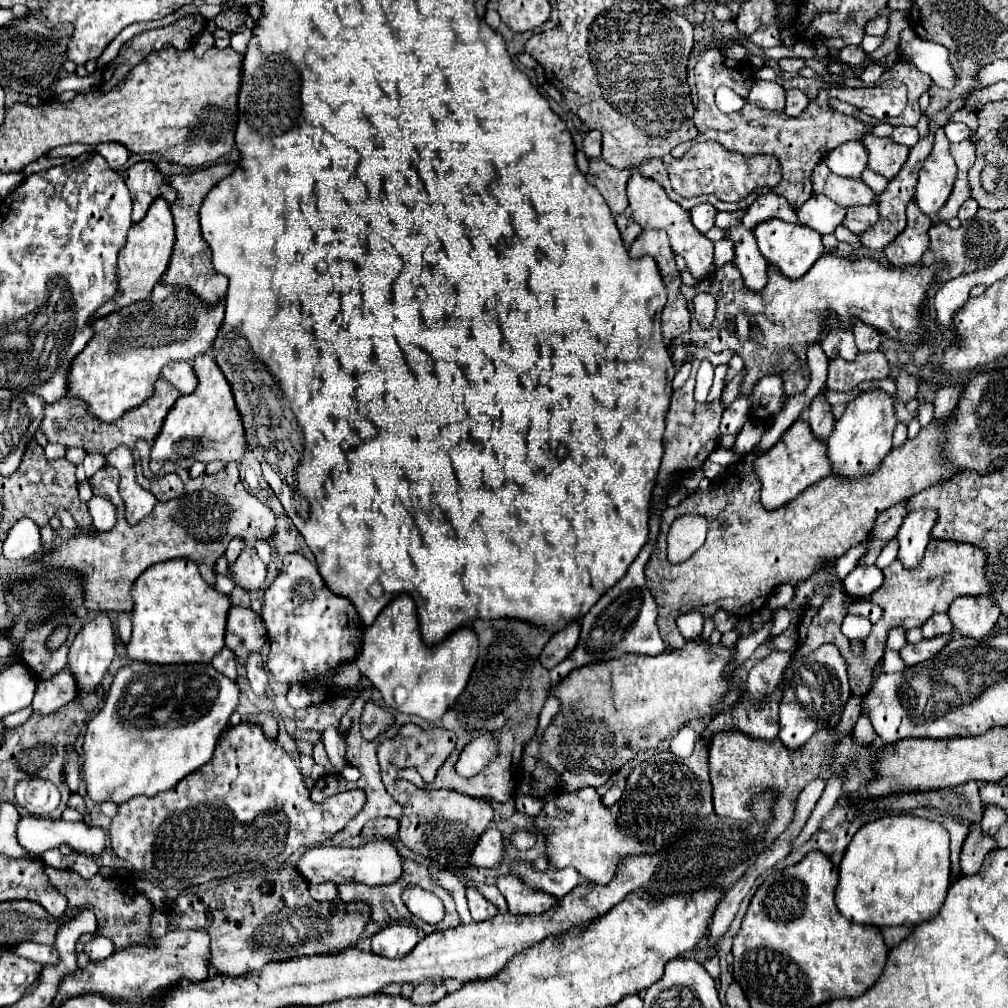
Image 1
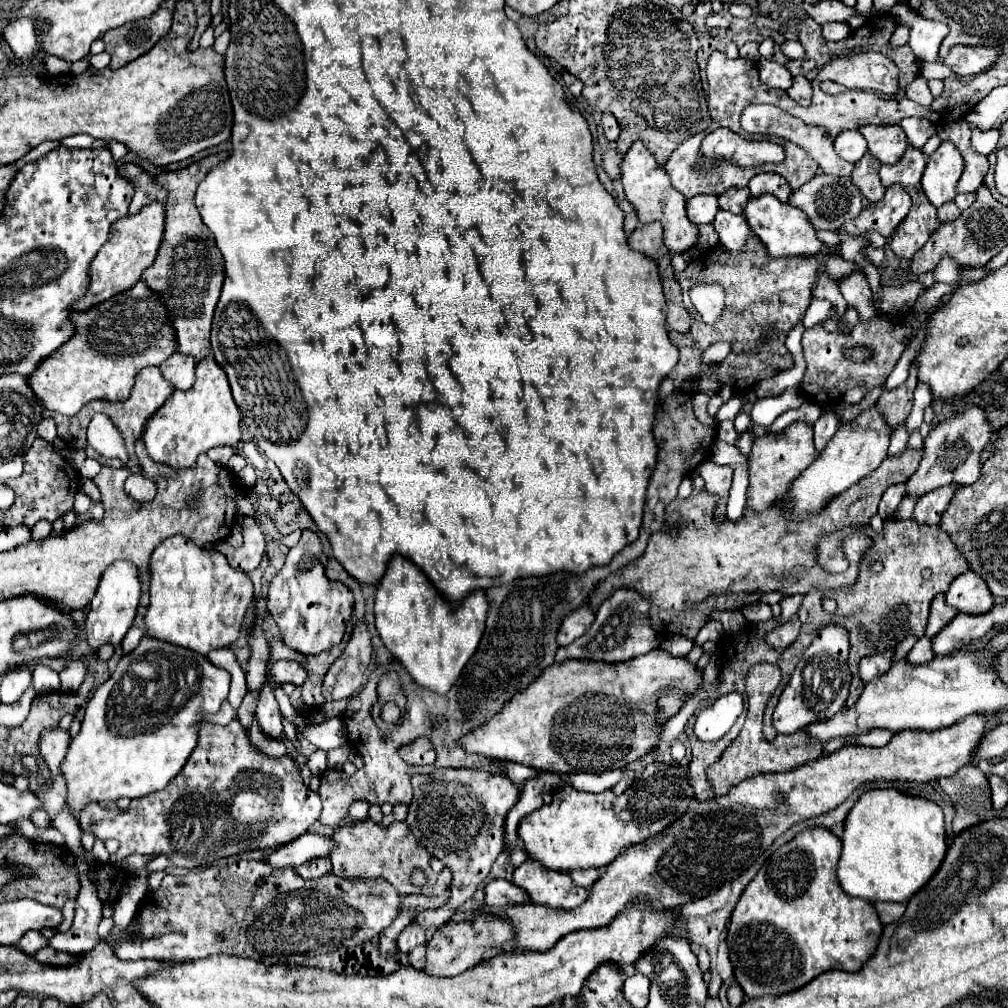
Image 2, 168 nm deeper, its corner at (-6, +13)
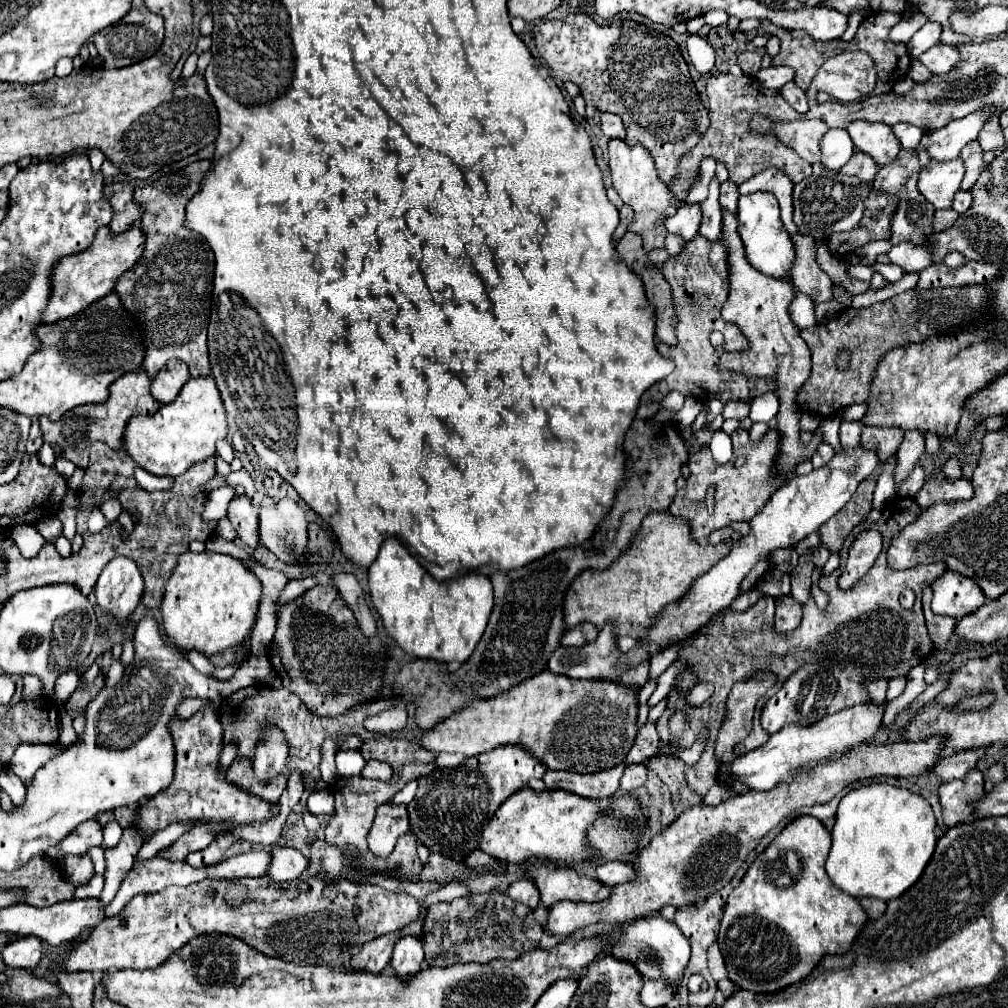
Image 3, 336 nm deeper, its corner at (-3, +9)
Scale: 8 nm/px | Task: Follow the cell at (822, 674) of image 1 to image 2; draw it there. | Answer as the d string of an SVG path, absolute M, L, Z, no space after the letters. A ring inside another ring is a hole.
M838 625L822 627L812 641L812 645L806 649L802 659L798 661L788 685L784 687L776 709L772 713L772 725L778 733L796 733L810 723L824 721L834 717L848 699L848 687L850 687L850 671L848 671L848 631Z

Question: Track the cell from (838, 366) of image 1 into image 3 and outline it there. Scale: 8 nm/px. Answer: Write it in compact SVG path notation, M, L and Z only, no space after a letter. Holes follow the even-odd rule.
M985 285L929 289L919 297L915 295L915 289L909 289L889 301L863 309L848 308L827 323L817 323L809 329L803 329L801 337L811 349L813 369L797 393L801 411L809 411L819 417L831 417L851 403L867 403L867 389L885 353L913 341L925 341L931 333L943 333L955 325L977 319L985 307L985 293ZM841 347L847 347L851 351L851 367L847 371L839 371L835 367L835 357Z

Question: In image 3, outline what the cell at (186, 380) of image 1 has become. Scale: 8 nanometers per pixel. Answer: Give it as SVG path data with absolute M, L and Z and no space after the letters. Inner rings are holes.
M173 359L153 377L151 393L159 403L171 403L179 395L187 379L189 379L189 367L183 361Z

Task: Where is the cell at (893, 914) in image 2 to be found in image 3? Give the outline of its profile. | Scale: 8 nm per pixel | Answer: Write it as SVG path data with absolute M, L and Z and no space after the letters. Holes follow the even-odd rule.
M865 897L865 899L859 899L859 903L865 909L865 913L869 915L869 919L879 919L887 911L887 903L881 901L881 899L869 899L869 897Z

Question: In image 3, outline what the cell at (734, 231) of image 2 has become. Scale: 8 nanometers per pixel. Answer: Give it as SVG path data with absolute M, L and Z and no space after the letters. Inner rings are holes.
M713 179L709 197L701 203L703 209L703 221L701 221L701 235L707 237L709 241L721 241L723 233L723 215L721 215L721 205L719 205L719 181Z

